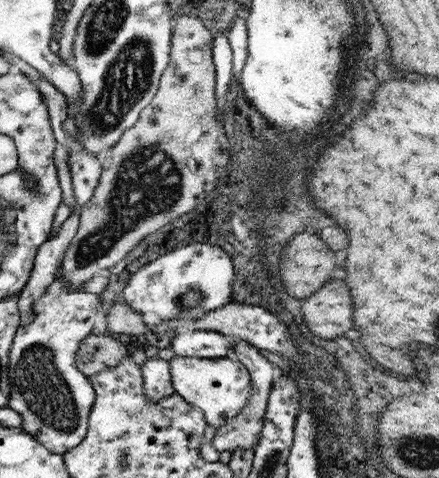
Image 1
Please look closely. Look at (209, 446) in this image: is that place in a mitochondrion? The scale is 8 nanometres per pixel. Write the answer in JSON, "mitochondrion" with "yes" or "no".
{"mitochondrion":"no"}

